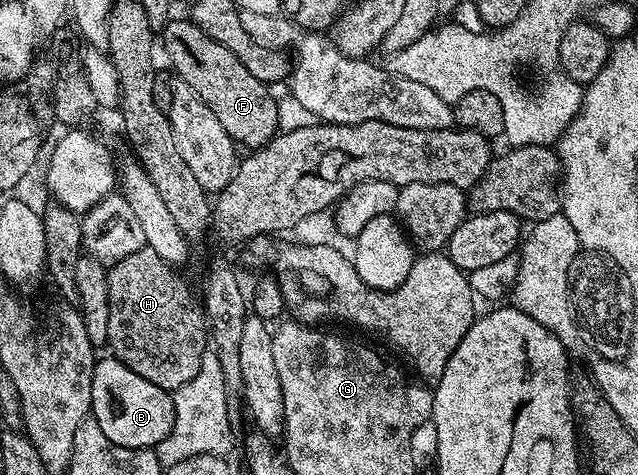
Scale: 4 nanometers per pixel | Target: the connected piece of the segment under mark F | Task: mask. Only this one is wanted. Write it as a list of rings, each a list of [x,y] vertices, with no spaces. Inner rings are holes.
[[[190,18],[168,19],[161,29],[161,52],[162,55],[163,52],[167,55],[167,60],[171,63],[172,70],[175,71],[174,75],[178,79],[184,80],[189,86],[193,86],[193,94],[197,94],[197,98],[201,98],[201,102],[205,102],[205,106],[209,106],[209,110],[213,110],[217,122],[221,122],[221,126],[225,126],[225,134],[229,134],[229,138],[234,140],[236,145],[243,147],[244,144],[244,149],[247,150],[261,148],[280,131],[276,93],[271,93],[274,91],[262,80],[253,78],[253,74],[249,74],[249,70],[245,70],[245,66],[241,66],[241,58],[237,58],[237,54],[233,54],[233,50],[229,50],[225,46],[221,46],[221,42],[209,38],[209,34],[205,34],[205,30],[201,30],[201,26],[197,26],[194,20]]]

